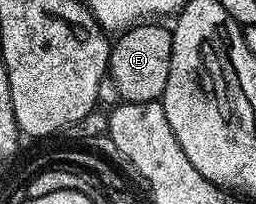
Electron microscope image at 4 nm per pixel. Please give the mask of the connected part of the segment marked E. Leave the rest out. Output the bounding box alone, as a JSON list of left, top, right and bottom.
[108,23,173,102]

